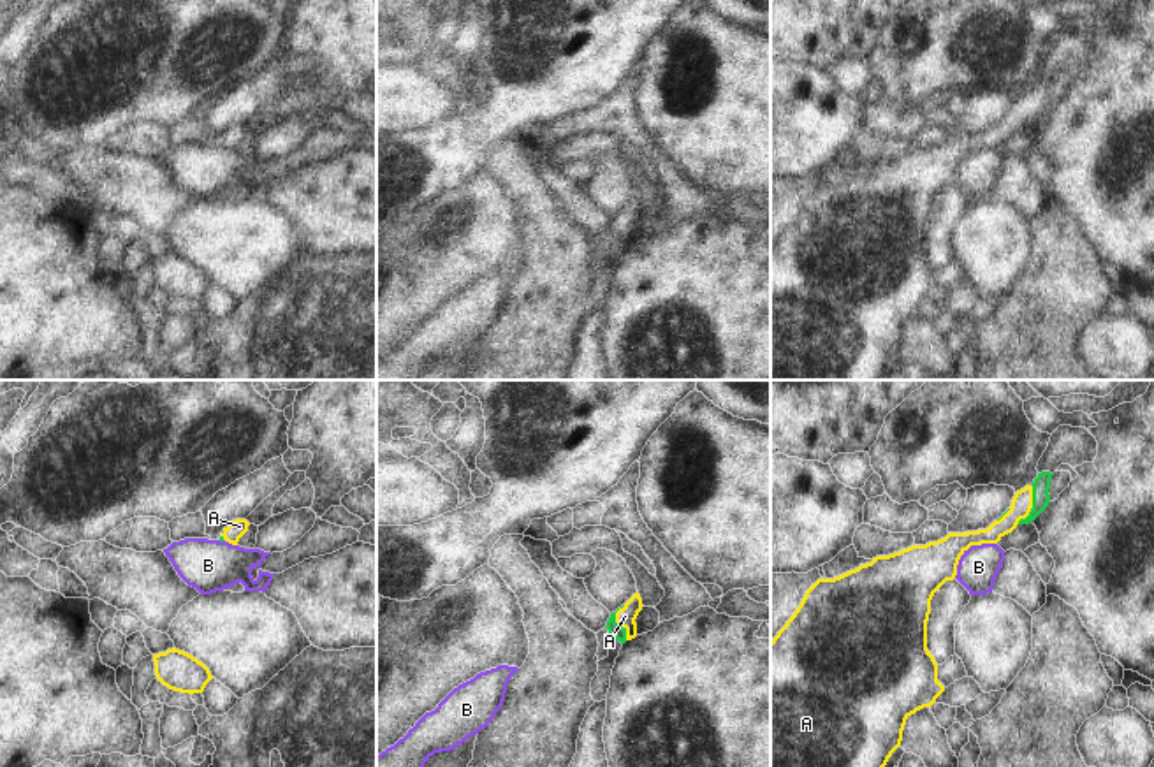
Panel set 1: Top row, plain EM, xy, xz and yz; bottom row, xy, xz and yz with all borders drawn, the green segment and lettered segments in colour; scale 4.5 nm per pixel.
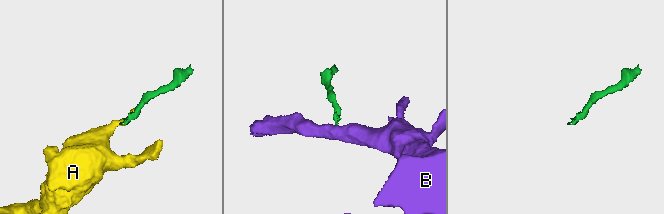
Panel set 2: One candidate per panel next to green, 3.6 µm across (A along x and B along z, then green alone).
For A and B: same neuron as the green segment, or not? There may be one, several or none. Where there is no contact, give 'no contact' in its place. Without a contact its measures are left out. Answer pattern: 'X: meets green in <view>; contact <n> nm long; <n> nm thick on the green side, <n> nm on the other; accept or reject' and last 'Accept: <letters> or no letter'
A: meets green in yz; contact 200 nm long; 80 nm thick on the green side, 100 nm on the other; accept
B: no contact; reject
Accept: A

